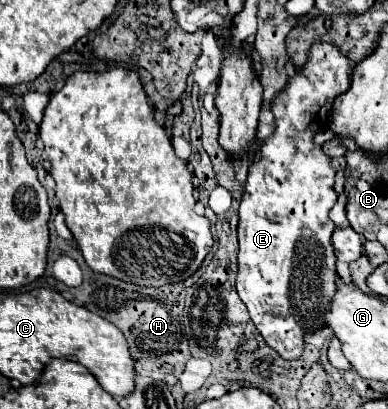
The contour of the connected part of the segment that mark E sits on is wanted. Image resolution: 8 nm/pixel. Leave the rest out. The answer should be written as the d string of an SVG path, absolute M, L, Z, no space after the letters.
M316 43L310 51L308 63L300 71L296 71L296 77L284 87L284 91L274 99L270 107L276 115L276 131L266 141L262 141L262 147L258 149L256 159L250 165L248 181L240 203L240 253L236 289L240 299L248 307L250 319L254 321L268 347L272 347L280 357L288 361L300 359L300 355L304 353L306 333L326 327L326 307L330 307L330 299L334 297L338 283L336 257L330 239L336 225L328 217L328 211L338 199L336 191L332 189L336 171L330 167L330 157L322 153L322 147L316 147L312 143L312 137L320 129L320 123L328 119L334 99L350 87L350 81L352 79L348 59L334 45Z

